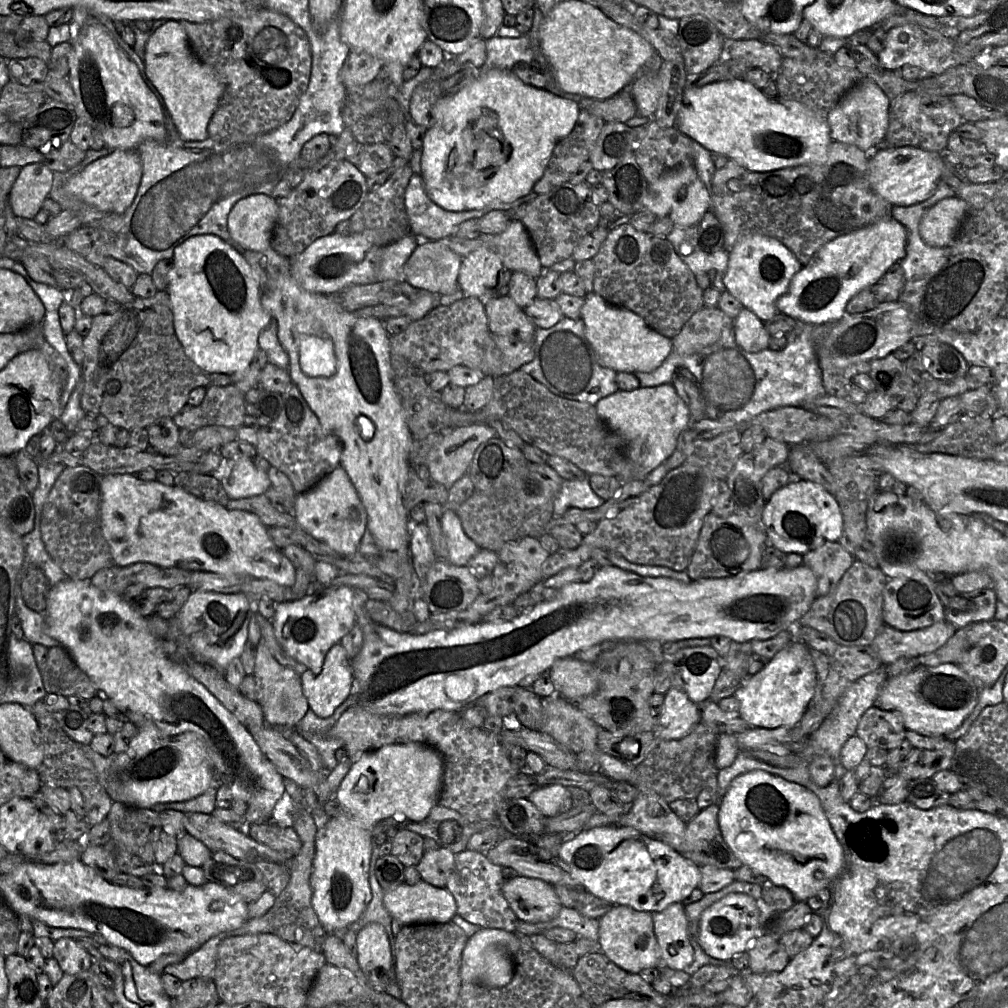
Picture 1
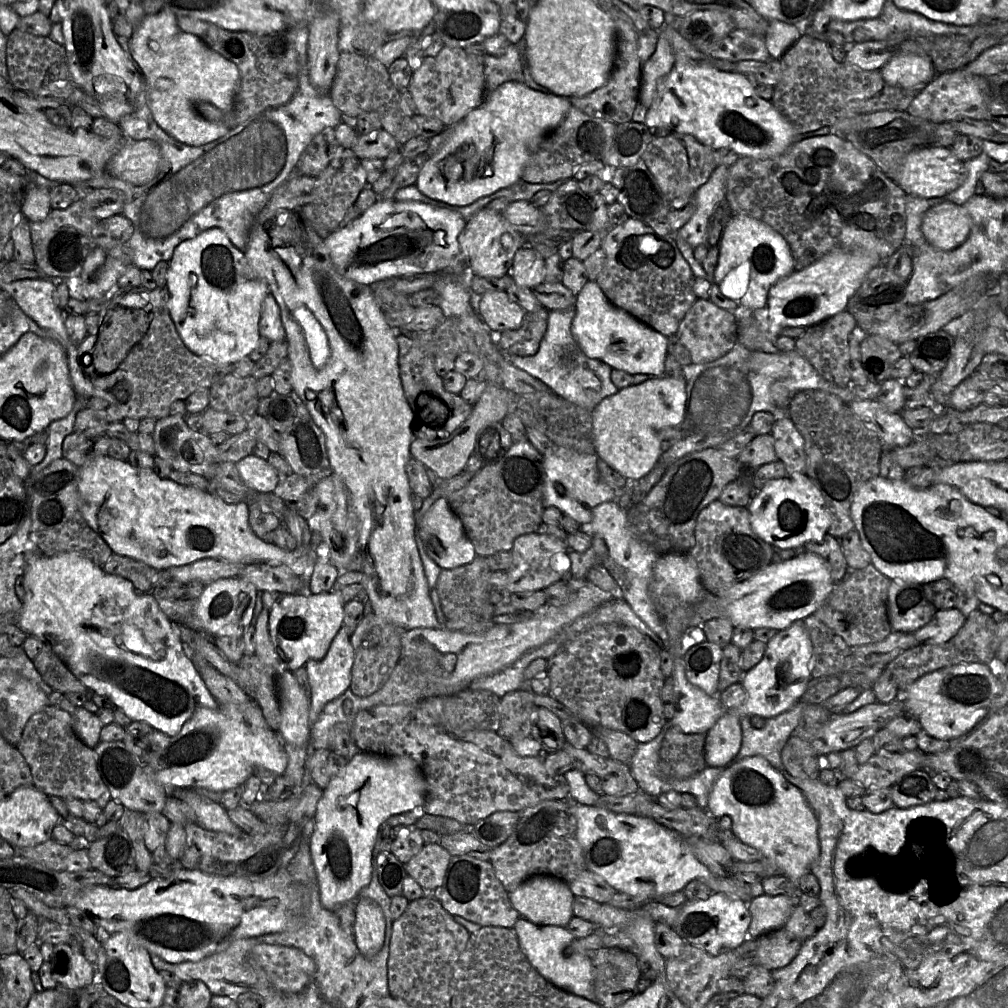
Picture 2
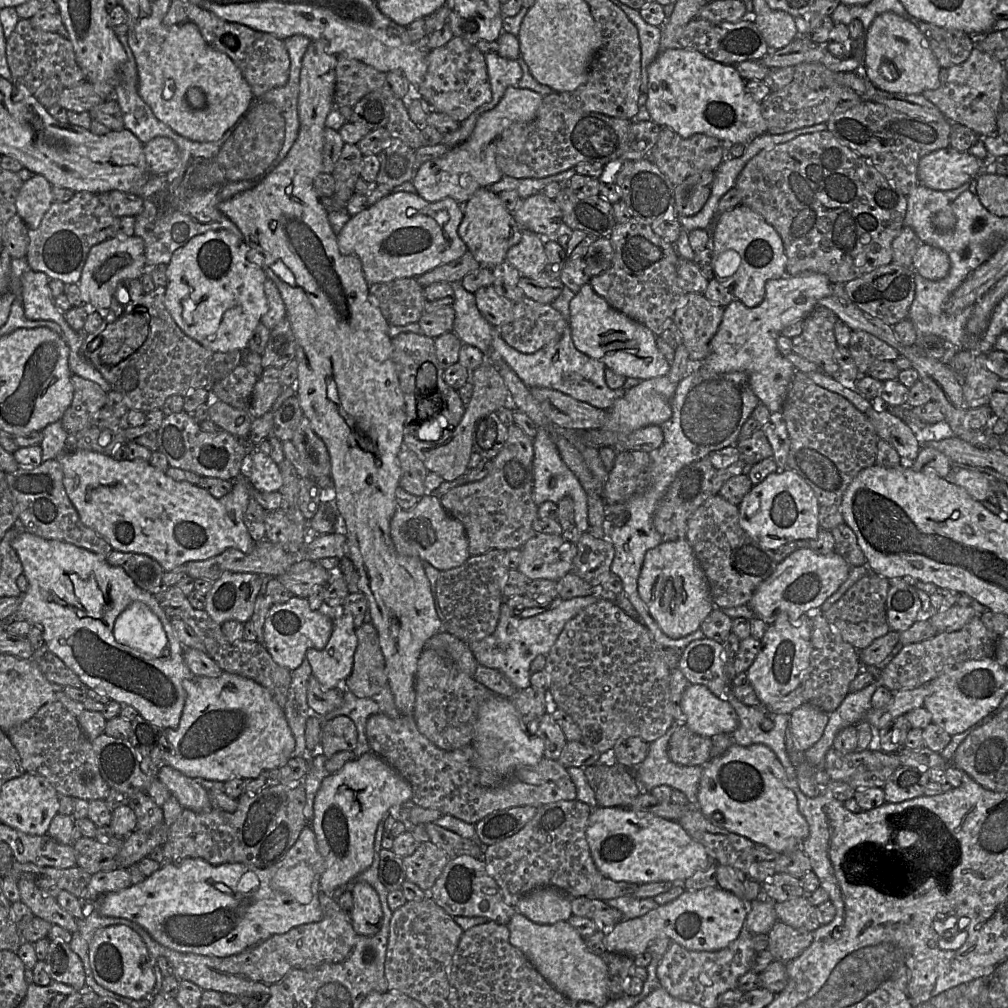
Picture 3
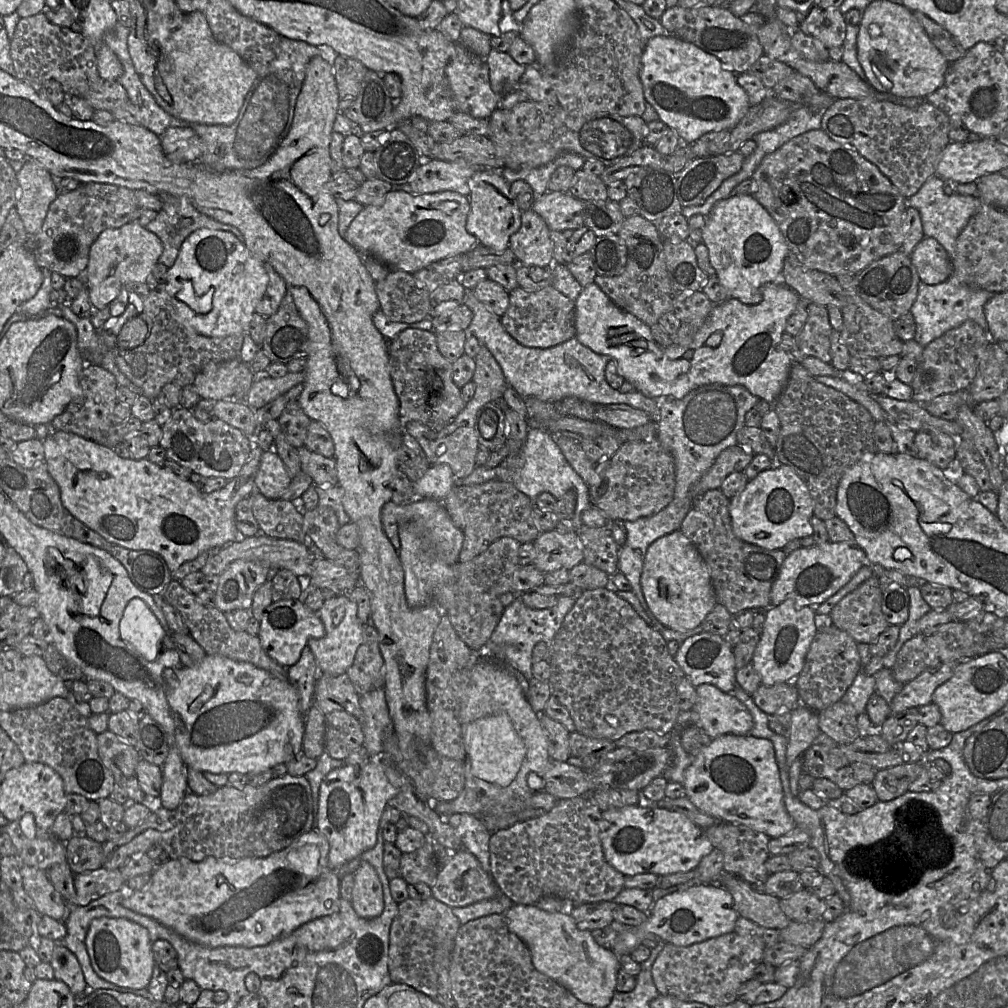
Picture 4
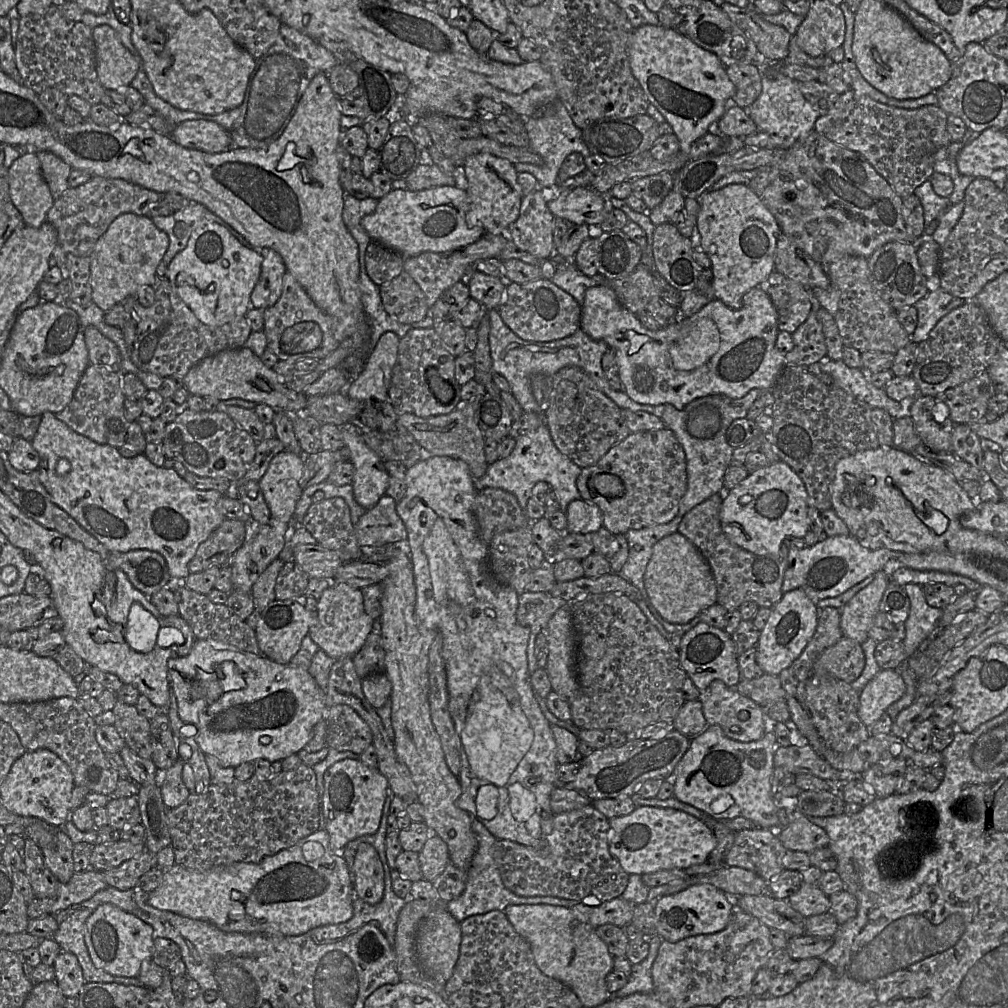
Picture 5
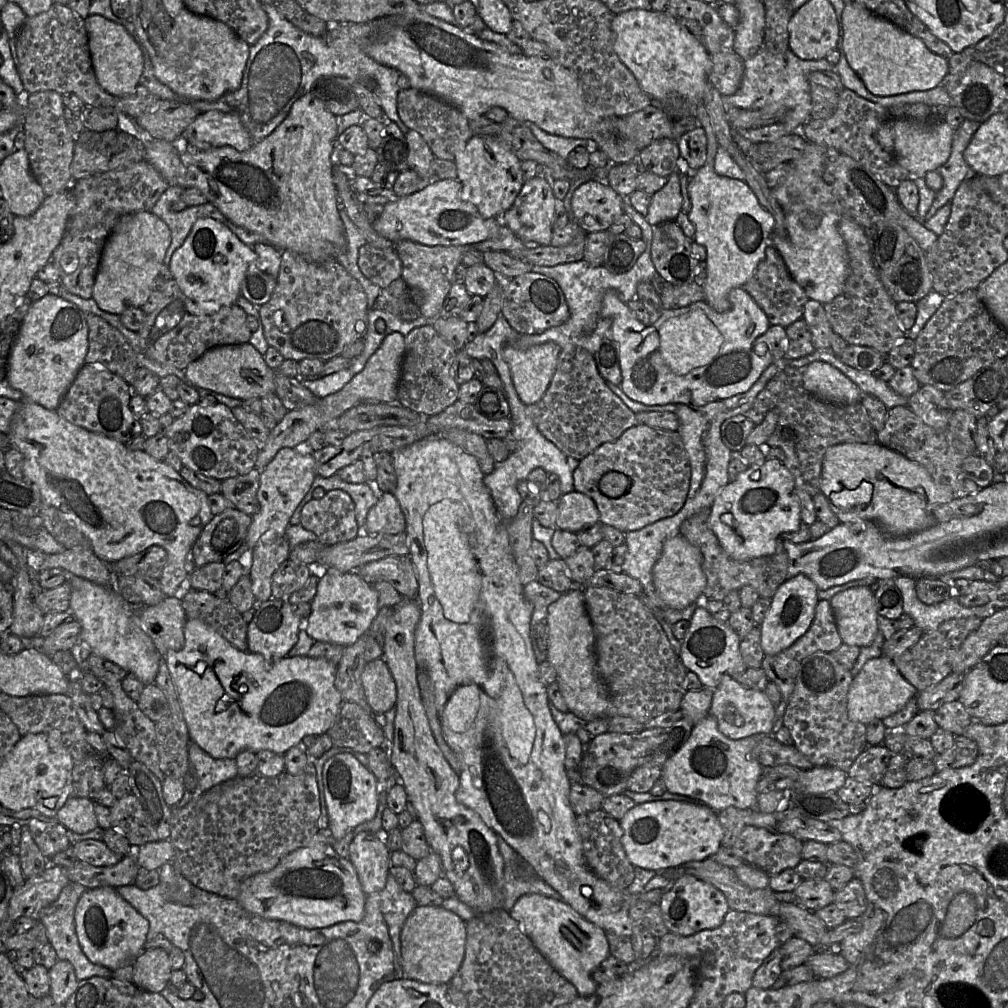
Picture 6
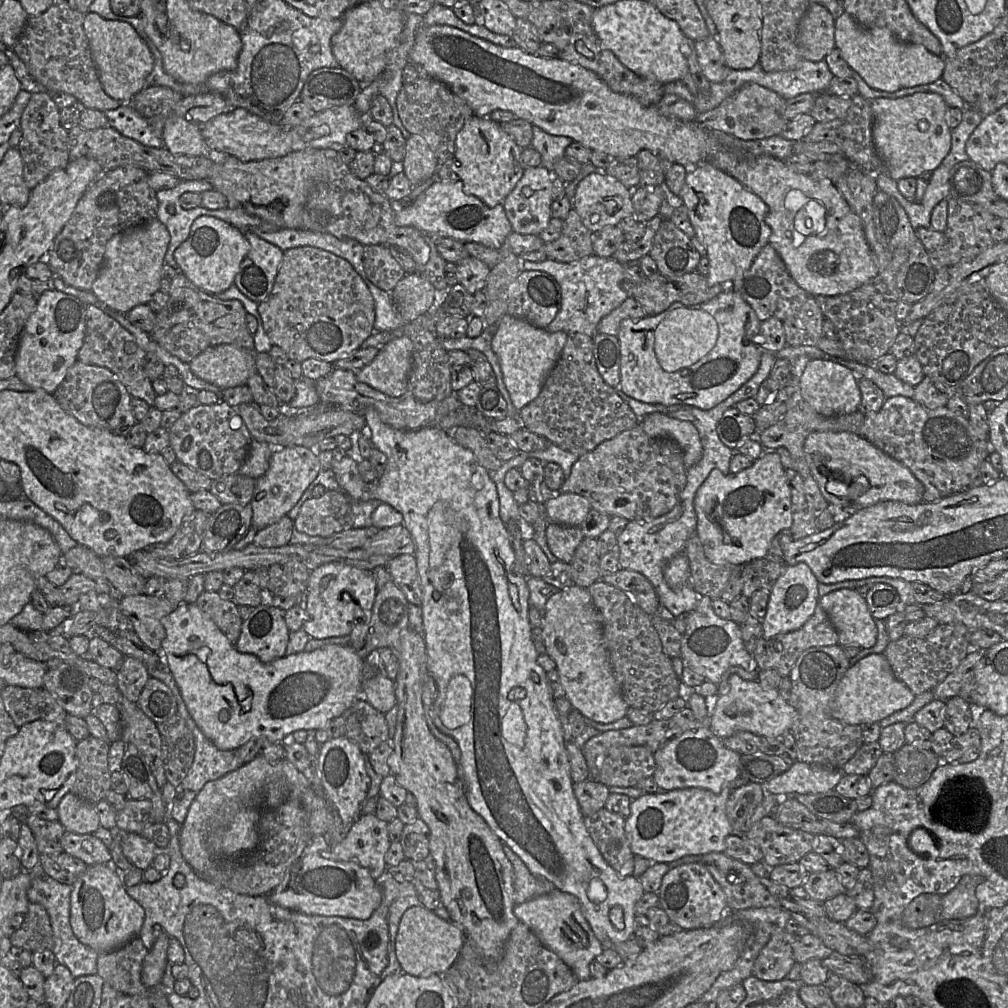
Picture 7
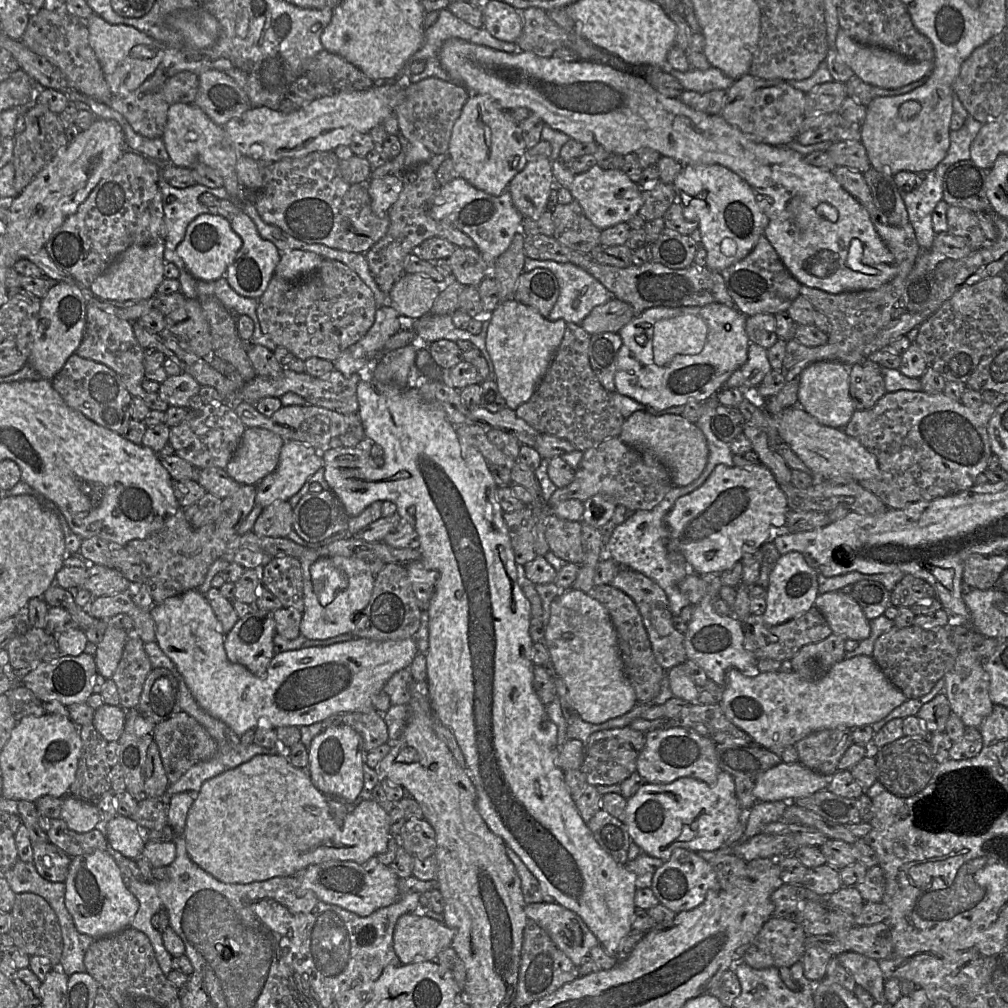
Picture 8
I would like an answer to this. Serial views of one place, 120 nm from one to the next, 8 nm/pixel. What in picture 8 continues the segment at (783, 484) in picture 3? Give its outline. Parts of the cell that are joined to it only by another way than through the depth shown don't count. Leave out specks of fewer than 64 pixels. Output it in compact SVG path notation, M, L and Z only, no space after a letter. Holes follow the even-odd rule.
M718 464L700 487L676 500L666 516L666 524L671 540L685 557L690 569L699 576L716 576L741 561L745 554L760 549L772 540L776 527L786 524L788 510L785 494L765 465L728 467Z

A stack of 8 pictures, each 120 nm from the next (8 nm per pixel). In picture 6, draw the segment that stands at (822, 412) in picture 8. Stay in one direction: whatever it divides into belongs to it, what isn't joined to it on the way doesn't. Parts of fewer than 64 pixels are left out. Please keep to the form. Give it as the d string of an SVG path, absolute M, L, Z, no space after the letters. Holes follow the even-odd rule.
M826 362L810 363L803 373L803 383L806 390L828 403L850 405L862 398L858 386Z

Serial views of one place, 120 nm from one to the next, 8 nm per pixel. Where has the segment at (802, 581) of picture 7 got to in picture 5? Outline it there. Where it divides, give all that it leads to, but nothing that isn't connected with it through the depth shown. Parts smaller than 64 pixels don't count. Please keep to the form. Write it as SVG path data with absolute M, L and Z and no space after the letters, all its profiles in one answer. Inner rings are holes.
M800 588L783 593L782 598L772 608L765 626L760 630L757 643L756 660L762 671L770 675L779 675L795 661L815 633L818 623L819 609L816 602Z

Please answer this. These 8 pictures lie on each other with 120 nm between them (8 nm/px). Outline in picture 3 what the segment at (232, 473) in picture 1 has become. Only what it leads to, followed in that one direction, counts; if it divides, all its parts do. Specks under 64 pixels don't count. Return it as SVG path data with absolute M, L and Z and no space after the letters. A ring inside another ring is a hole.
M259 451L248 455L242 475L249 480L252 488L259 491L277 492L283 484L279 465Z

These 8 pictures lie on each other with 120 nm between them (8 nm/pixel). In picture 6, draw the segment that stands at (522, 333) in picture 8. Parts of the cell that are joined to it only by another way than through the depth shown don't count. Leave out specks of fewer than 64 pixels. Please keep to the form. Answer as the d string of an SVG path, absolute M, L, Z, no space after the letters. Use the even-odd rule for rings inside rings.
M546 342L527 349L509 345L503 348L503 359L509 365L513 385L524 405L537 403L543 397L552 380L560 352L561 348L554 342Z

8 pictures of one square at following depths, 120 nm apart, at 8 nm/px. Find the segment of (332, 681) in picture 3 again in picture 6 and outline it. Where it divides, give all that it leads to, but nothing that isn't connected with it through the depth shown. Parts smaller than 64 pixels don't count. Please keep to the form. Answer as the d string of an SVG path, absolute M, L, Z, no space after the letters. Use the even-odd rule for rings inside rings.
M325 569L315 575L319 577L317 593L311 601L311 614L307 620L302 620L301 629L306 630L314 641L343 647L353 645L368 632L378 614L377 591L357 572Z

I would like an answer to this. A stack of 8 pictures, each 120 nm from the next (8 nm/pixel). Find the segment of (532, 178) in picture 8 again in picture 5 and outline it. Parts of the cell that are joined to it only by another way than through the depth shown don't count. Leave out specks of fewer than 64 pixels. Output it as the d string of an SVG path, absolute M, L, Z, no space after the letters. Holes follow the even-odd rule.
M538 187L521 200L517 220L509 228L509 240L521 250L548 259L556 252L553 242L555 216L548 208L548 191Z

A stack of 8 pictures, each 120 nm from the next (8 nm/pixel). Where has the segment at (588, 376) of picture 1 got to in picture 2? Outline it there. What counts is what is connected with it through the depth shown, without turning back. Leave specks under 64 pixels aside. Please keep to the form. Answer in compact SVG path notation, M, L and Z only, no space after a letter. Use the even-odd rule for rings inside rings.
M575 304L563 311L549 311L547 330L538 352L533 356L508 357L515 367L541 380L555 394L592 411L603 399L619 390L610 378L612 368L602 361L587 357L573 338L571 324L574 316Z

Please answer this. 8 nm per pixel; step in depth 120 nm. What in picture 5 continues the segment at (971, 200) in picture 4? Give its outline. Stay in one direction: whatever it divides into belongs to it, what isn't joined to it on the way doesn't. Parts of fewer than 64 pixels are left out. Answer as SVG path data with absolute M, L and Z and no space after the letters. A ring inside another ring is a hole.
M929 180L918 186L914 194L923 206L925 228L937 220L938 224L931 237L942 246L963 213L964 201L951 204L948 197L941 197L934 192Z

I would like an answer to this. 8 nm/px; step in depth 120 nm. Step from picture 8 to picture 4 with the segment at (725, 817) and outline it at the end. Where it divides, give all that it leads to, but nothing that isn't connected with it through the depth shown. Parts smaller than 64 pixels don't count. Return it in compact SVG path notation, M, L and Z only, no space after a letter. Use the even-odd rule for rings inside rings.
M639 805L626 806L620 809L602 811L603 832L602 848L607 862L625 876L652 873L665 876L687 872L698 867L702 859L715 848L707 838L705 831L685 815L665 808Z

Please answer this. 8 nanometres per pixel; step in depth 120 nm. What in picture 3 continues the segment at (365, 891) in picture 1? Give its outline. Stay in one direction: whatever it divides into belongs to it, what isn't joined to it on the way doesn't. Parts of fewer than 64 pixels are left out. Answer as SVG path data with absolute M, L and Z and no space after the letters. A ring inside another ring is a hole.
M374 753L349 761L340 770L324 778L315 797L314 816L310 824L323 859L321 892L330 895L370 867L379 821L391 807L399 809L408 801L412 801L409 783Z

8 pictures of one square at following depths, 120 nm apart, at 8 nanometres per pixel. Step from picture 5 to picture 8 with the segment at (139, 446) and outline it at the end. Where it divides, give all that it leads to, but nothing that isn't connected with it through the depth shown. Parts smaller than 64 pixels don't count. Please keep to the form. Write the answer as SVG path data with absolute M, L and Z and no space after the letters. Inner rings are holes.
M73 353L60 372L52 379L54 389L65 403L81 412L96 424L108 428L117 434L124 435L131 417L131 401L129 393L115 371L102 363L85 359Z

